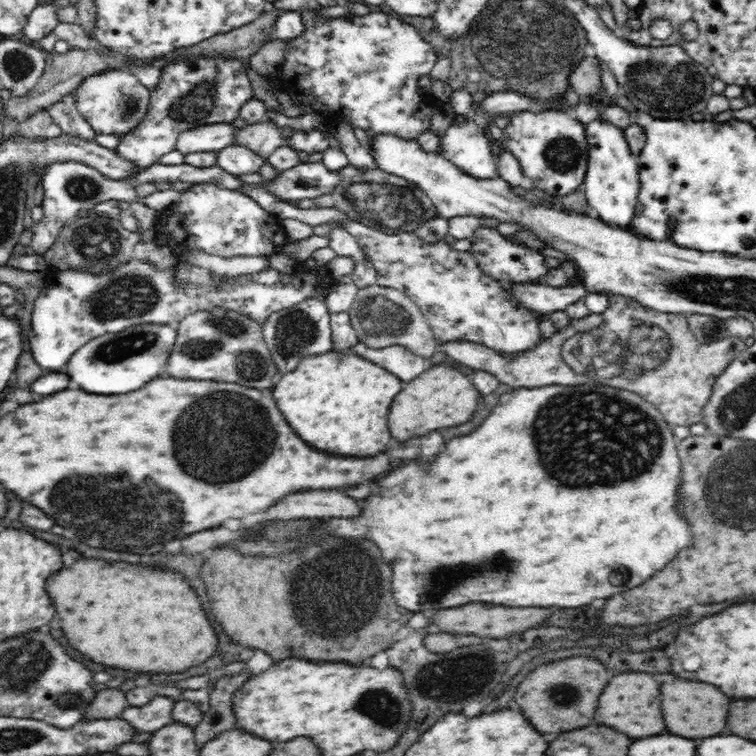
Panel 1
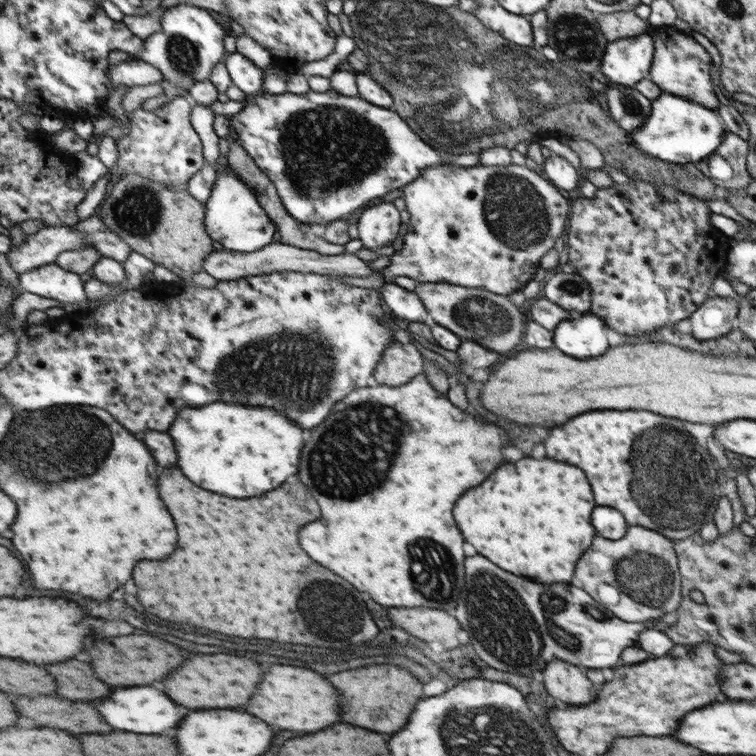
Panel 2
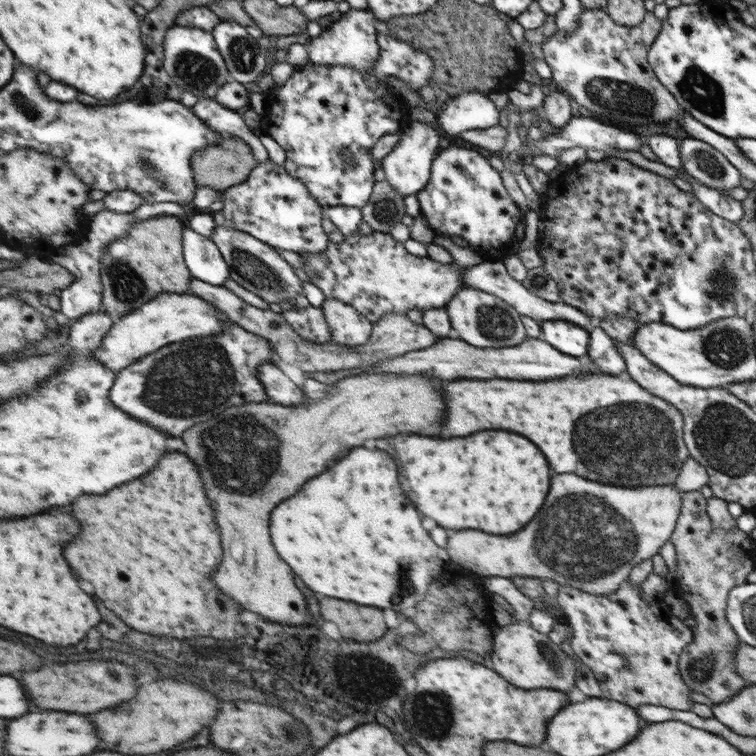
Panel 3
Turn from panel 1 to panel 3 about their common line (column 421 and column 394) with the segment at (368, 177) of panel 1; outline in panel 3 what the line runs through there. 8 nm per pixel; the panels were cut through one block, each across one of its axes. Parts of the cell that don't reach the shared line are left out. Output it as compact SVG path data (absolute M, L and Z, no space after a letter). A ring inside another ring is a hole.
M375 181L365 206L360 208L361 220L373 231L387 233L387 230L401 222L405 214L403 197L387 183Z

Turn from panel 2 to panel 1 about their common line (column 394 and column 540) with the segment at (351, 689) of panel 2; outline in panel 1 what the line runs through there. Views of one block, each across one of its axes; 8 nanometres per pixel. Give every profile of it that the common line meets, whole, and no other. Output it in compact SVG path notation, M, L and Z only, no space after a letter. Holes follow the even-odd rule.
M566 658L538 666L516 690L516 702L529 722L545 736L568 732L592 724L592 708L596 708L596 692L604 688L608 670L594 658Z

